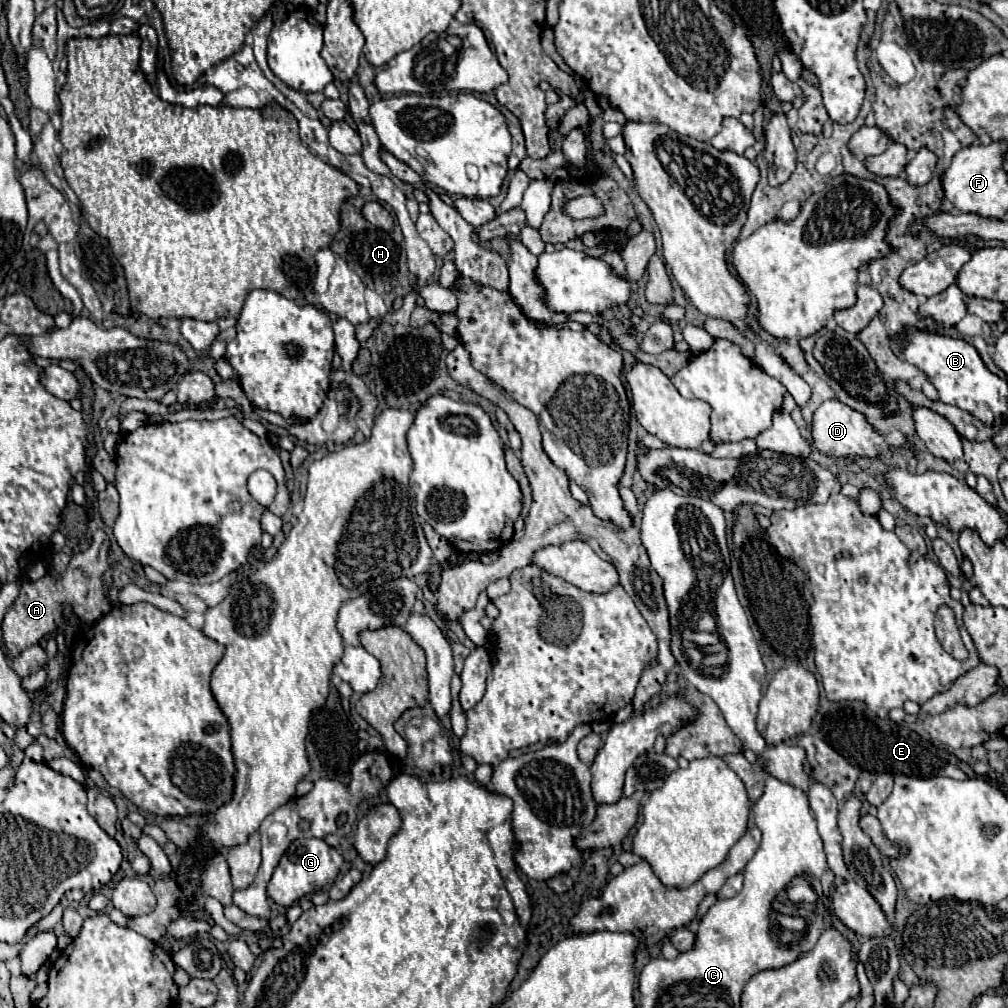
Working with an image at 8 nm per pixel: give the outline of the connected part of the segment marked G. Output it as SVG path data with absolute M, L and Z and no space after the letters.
M305 839L305 841L295 841L287 853L281 857L279 865L273 871L273 877L267 885L267 895L283 907L291 907L295 901L301 897L321 889L327 883L333 883L335 877L339 875L339 869L343 867L343 857L337 849L329 847L323 839Z

